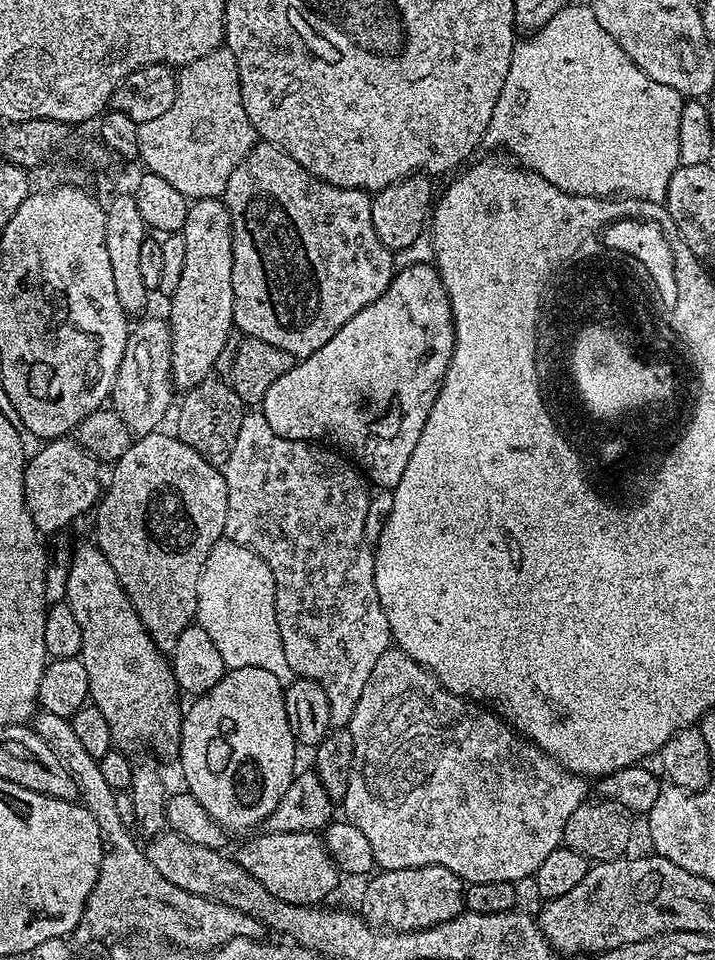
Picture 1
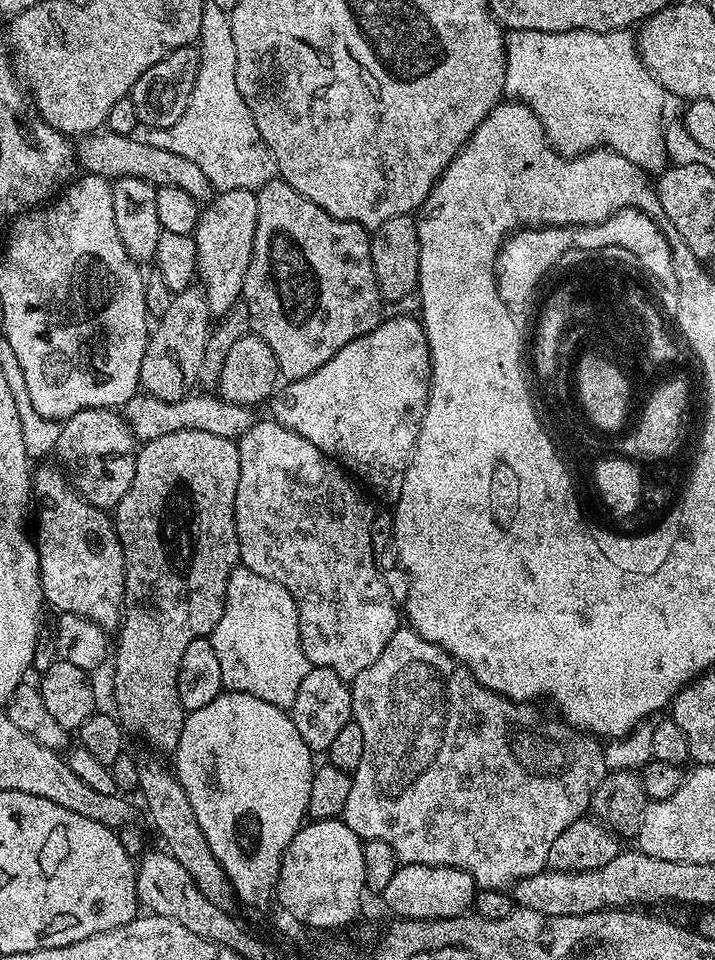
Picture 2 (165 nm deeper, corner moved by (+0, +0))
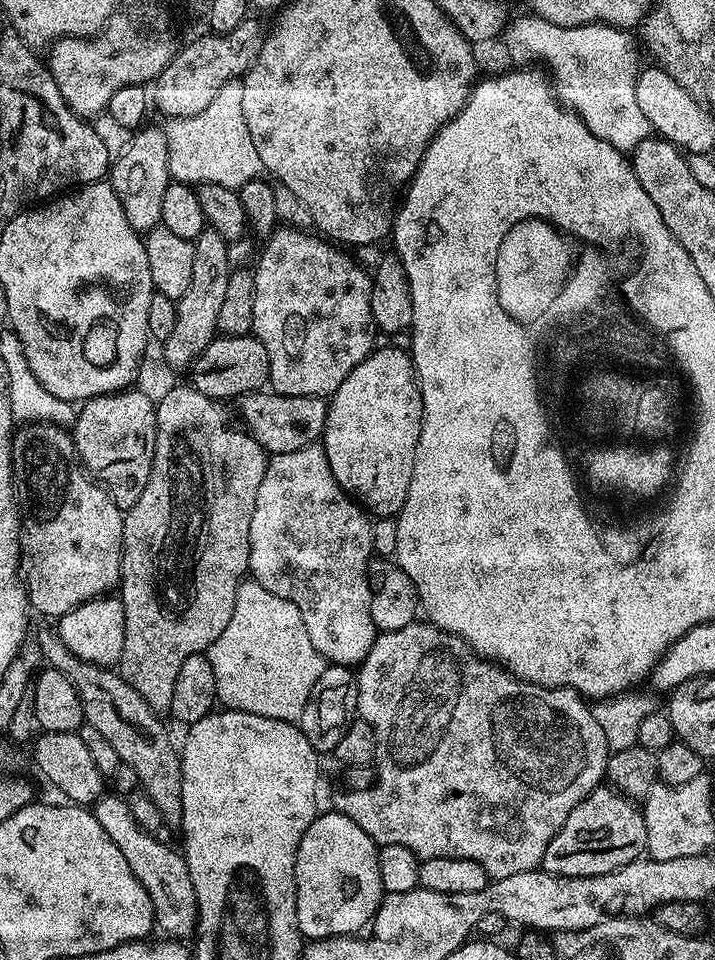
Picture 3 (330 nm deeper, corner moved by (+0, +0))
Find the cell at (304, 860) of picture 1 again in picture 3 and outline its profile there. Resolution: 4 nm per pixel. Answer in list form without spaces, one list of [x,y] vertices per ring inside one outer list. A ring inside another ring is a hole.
[[[329,810],[310,822],[296,855],[296,913],[301,937],[309,941],[326,940],[334,936],[353,936],[371,925],[385,895],[378,874],[378,846],[349,816]]]

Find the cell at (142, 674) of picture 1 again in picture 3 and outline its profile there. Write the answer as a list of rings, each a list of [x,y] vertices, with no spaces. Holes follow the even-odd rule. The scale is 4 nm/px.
[[[24,422],[13,431],[12,434],[12,466],[14,469],[14,487],[16,490],[16,503],[20,509],[20,550],[23,563],[26,565],[26,595],[29,605],[36,608],[44,616],[59,618],[74,610],[79,604],[84,604],[96,596],[111,593],[120,583],[120,559],[124,549],[124,512],[120,509],[111,496],[108,489],[101,486],[82,467],[80,455],[72,441],[71,431],[60,428],[57,424],[43,424],[41,422]]]

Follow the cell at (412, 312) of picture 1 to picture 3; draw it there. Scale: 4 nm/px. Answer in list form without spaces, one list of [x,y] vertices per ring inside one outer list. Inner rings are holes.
[[[377,347],[362,363],[354,366],[354,370],[350,370],[346,382],[342,382],[342,386],[338,386],[338,390],[332,393],[328,400],[328,417],[326,418],[322,443],[326,458],[330,458],[330,470],[334,470],[334,478],[338,482],[338,486],[342,486],[342,490],[348,493],[365,512],[373,517],[395,518],[399,516],[402,506],[406,502],[406,494],[410,494],[410,478],[414,474],[414,458],[416,457],[416,447],[418,446],[418,438],[422,430],[423,417],[424,407],[422,406],[420,384],[416,381],[416,368],[412,365],[411,355],[405,349],[403,352],[400,348]]]

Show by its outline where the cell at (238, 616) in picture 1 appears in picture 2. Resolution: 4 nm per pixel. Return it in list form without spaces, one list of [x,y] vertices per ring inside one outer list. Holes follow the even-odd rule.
[[[236,567],[226,586],[222,618],[218,618],[210,639],[227,691],[254,694],[262,702],[291,709],[310,665],[300,641],[298,606],[286,586],[262,578],[249,568]]]

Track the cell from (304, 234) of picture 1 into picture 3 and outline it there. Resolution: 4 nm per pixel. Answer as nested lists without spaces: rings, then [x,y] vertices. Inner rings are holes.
[[[280,226],[267,237],[267,240],[269,239],[268,245],[265,246],[264,253],[261,254],[256,268],[254,267],[254,290],[256,293],[254,294],[254,322],[252,323],[252,332],[256,339],[262,342],[262,346],[266,346],[266,354],[268,355],[268,379],[270,381],[271,391],[276,392],[280,396],[323,396],[328,398],[338,390],[338,386],[342,386],[342,382],[346,382],[350,370],[354,370],[354,366],[358,366],[373,352],[374,345],[377,343],[375,340],[376,336],[378,337],[378,329],[374,322],[374,314],[370,310],[372,277],[351,255],[348,255],[348,257],[342,253],[345,251],[334,247],[325,239],[319,238],[320,240],[318,240],[316,237],[308,235],[312,234],[307,234],[299,228]]]

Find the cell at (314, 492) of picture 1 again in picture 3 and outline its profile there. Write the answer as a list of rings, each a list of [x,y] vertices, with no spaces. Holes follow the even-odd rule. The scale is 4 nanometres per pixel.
[[[317,442],[302,450],[294,450],[290,454],[278,454],[272,456],[268,462],[268,470],[262,480],[262,486],[258,488],[258,498],[255,499],[254,514],[250,520],[250,572],[251,575],[270,594],[278,594],[278,598],[286,598],[298,606],[298,614],[302,614],[302,622],[306,622],[306,634],[310,634],[310,642],[314,642],[314,650],[324,656],[329,665],[343,664],[345,666],[359,665],[361,660],[370,654],[378,635],[374,626],[374,618],[370,618],[370,598],[374,591],[370,583],[370,565],[374,560],[372,547],[372,525],[369,513],[365,512],[348,493],[338,486],[334,478],[334,470],[330,470],[330,458],[326,458],[323,443]]]

